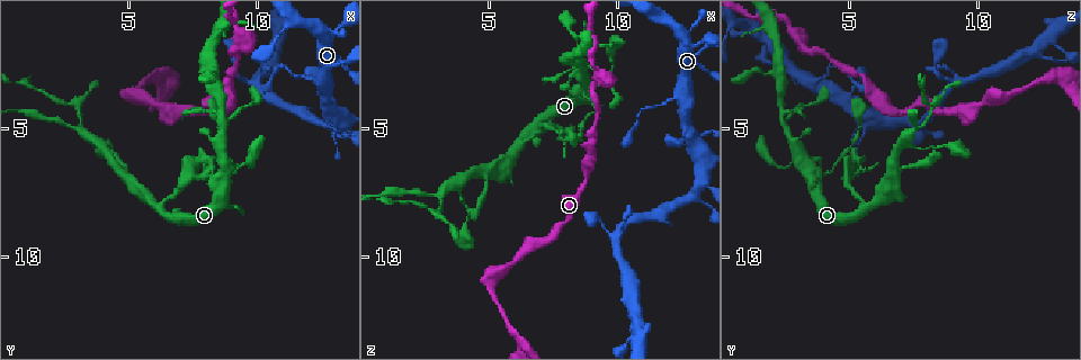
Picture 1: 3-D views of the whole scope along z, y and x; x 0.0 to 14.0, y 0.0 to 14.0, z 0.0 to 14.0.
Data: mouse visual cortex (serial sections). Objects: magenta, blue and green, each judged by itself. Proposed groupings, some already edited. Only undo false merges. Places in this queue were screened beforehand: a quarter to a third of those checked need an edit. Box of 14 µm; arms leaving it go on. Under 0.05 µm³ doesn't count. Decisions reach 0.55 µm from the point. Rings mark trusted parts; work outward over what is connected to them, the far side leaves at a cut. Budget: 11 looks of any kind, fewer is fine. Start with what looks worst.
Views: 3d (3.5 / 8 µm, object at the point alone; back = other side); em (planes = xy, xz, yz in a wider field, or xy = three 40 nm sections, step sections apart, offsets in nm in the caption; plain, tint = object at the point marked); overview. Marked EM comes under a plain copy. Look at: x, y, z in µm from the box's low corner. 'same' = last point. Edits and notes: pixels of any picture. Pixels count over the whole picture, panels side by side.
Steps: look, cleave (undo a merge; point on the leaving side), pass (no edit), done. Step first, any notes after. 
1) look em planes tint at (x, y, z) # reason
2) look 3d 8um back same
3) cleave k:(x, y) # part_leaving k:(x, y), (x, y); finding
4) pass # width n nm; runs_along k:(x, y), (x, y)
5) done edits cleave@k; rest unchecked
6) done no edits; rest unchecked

look 3d 3.5um at (2.9, 4.1, 8.3) # arms part here

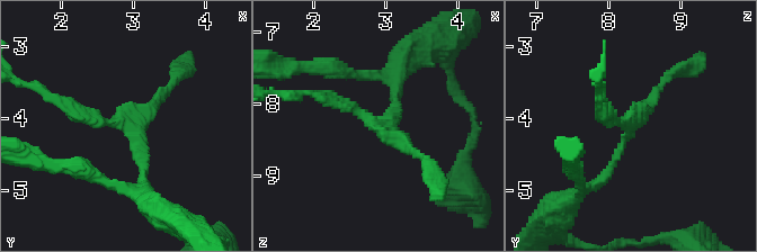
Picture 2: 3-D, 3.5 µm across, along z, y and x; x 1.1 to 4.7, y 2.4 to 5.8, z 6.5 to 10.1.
look em xy step 5 tint at (2.95, 4.10, 8.30)

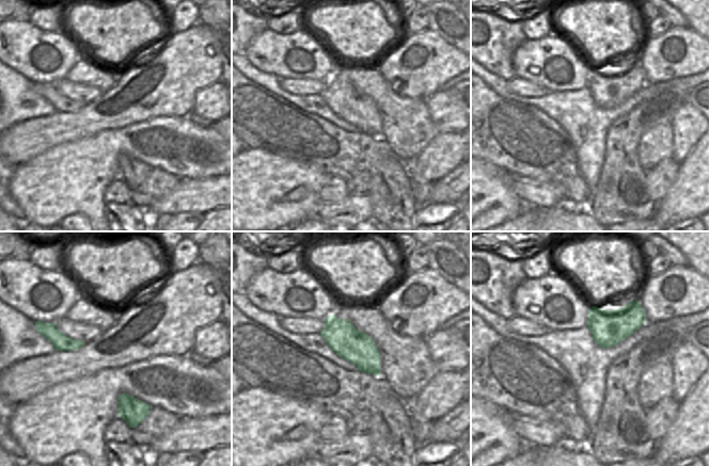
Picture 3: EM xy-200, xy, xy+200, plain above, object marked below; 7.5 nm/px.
pass # runs_along 2:(143, 185), (136, 133), (68, 108); continuous, no second cell

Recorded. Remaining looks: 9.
look em xy step 3 tint at (12.4, 3.1, 3.7) # thin arm on a thick one

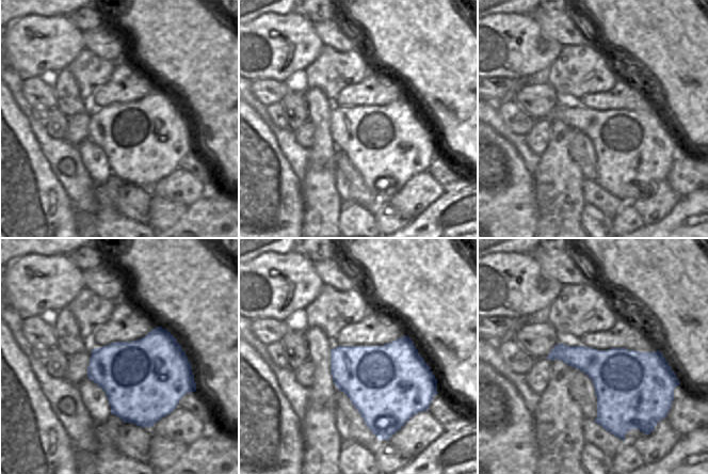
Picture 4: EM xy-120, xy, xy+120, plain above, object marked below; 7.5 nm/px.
look 3d 3.5um same # wider look

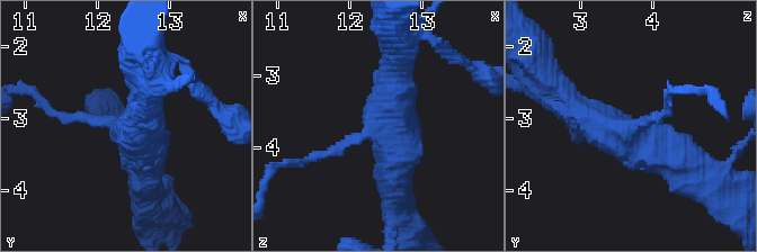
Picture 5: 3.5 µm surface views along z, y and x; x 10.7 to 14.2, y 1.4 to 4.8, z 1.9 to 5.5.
cleave 5:(71, 118) # two cells meet here

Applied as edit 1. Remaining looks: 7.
look overview # redraw

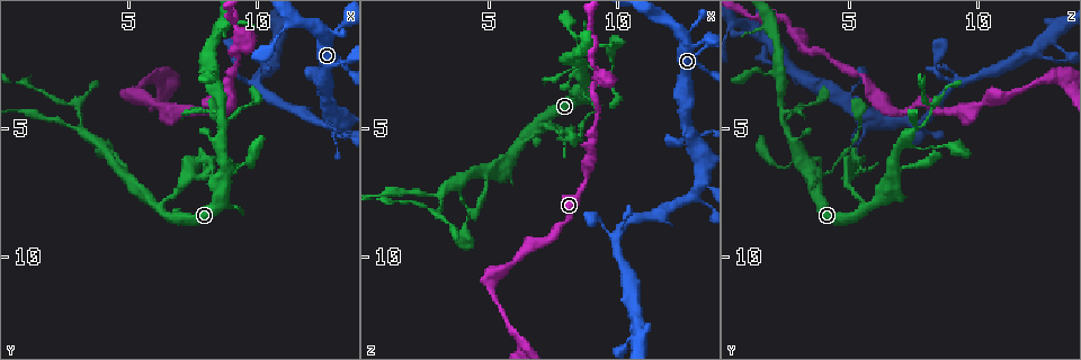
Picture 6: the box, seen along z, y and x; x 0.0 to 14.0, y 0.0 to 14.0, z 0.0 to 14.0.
look 3d 8um at (8.7, 4.9, 2.5) # abrupt turn

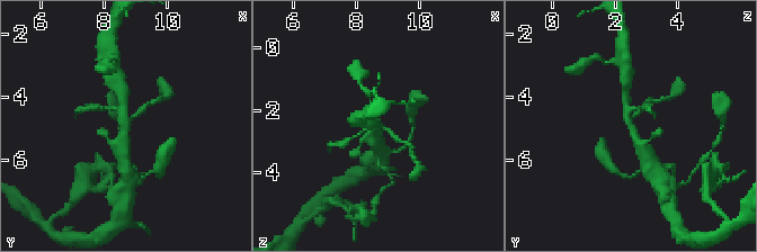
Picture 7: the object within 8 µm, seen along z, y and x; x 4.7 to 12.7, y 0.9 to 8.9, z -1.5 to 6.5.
look 3d 3.5um at (8.6, 4.8, 2.5) # closer look

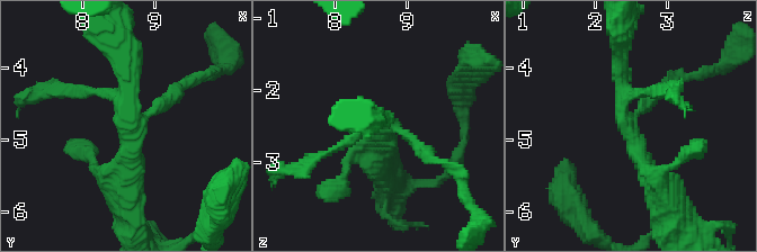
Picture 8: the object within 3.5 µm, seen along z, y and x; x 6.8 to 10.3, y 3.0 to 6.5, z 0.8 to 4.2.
look em xy step 1 tint at (8.65, 4.85, 2.50)

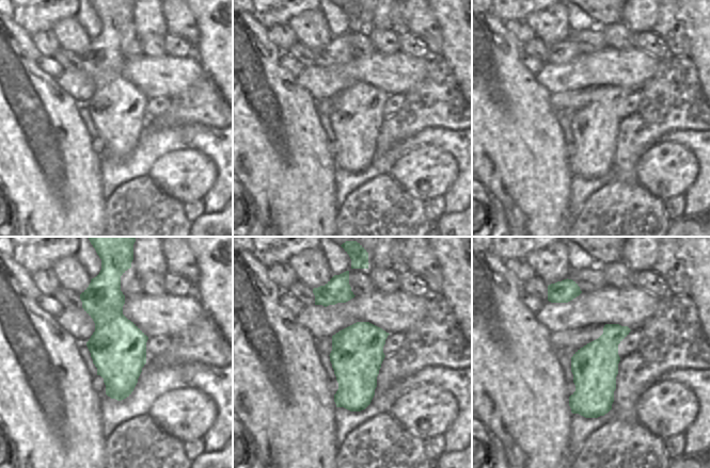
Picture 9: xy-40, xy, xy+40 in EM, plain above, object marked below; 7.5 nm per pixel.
pass # runs_along 8:(665, 196), (624, 124), (622, 55); one cell here

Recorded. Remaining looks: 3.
look 3d 3.5um at (9.1, 6.8, 4.1) # sudden change in width

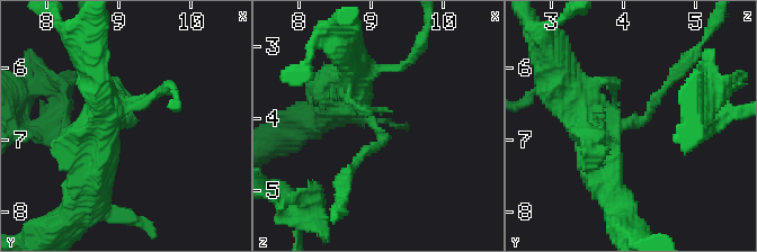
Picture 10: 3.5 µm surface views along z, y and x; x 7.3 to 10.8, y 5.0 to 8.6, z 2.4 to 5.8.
look em xy step 5 tint at (9.05, 6.75, 4.10) # arm_widths 150, 500 nm

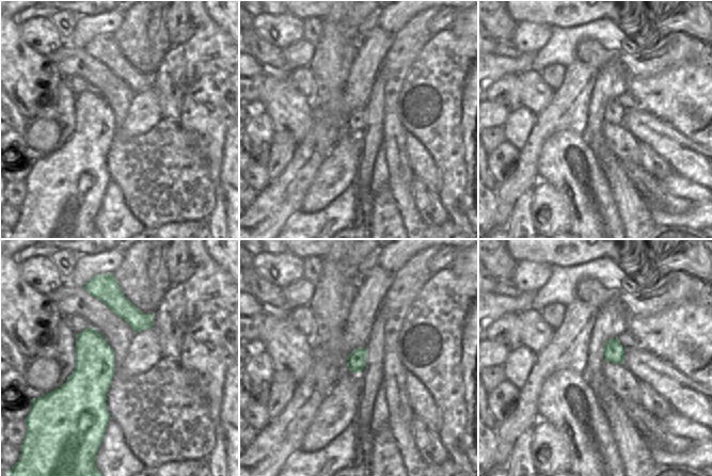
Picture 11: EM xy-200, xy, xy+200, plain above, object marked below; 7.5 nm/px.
pass # runs_along 10:(602, 167), (596, 138), (644, 118), (674, 77); one cell here

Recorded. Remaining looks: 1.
done edits cleave@5; rest unchecked

